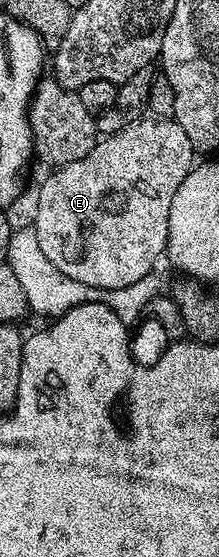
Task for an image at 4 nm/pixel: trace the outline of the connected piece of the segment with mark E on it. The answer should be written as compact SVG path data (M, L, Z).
M145 118L118 134L97 139L94 150L78 162L55 169L44 180L36 200L38 246L57 272L88 286L114 290L130 286L157 267L166 252L170 202L182 186L182 178L194 166L194 149L182 126L172 118Z

